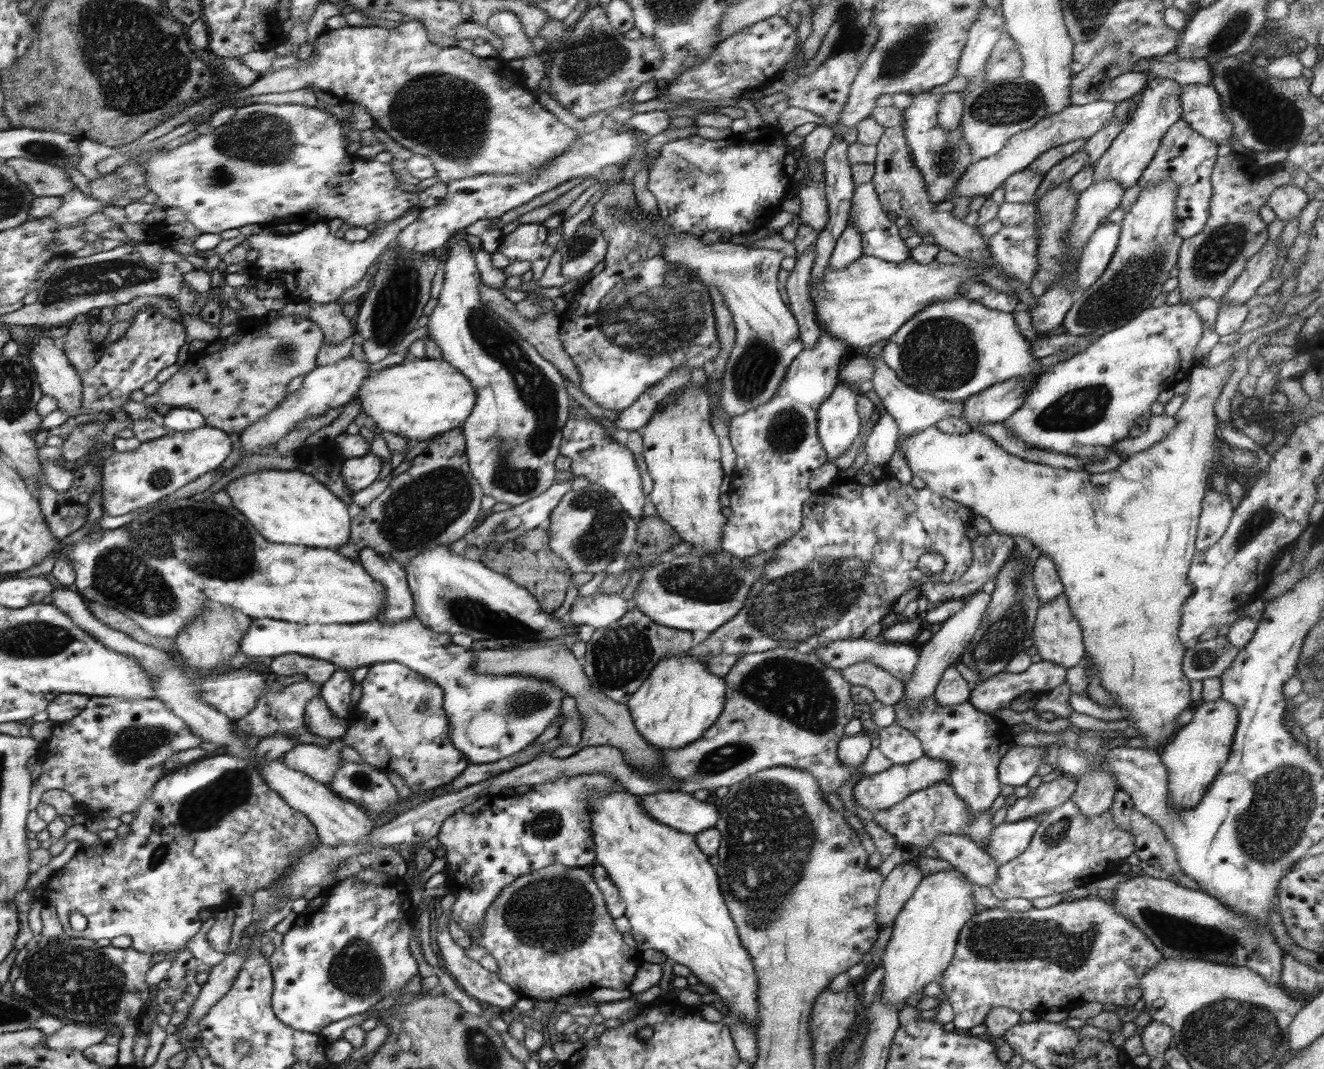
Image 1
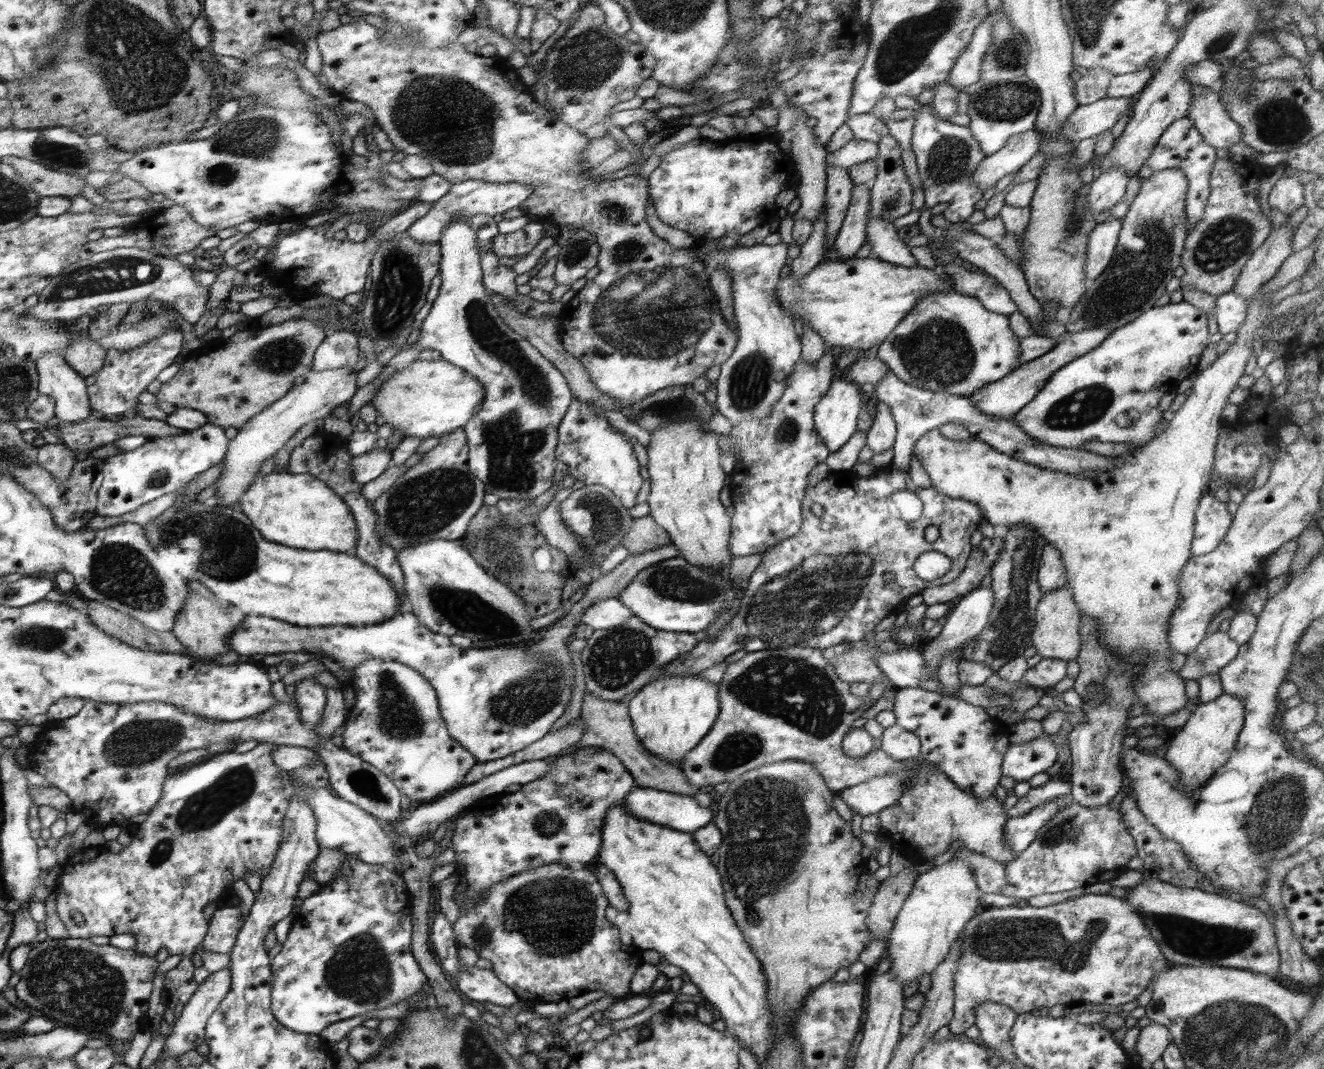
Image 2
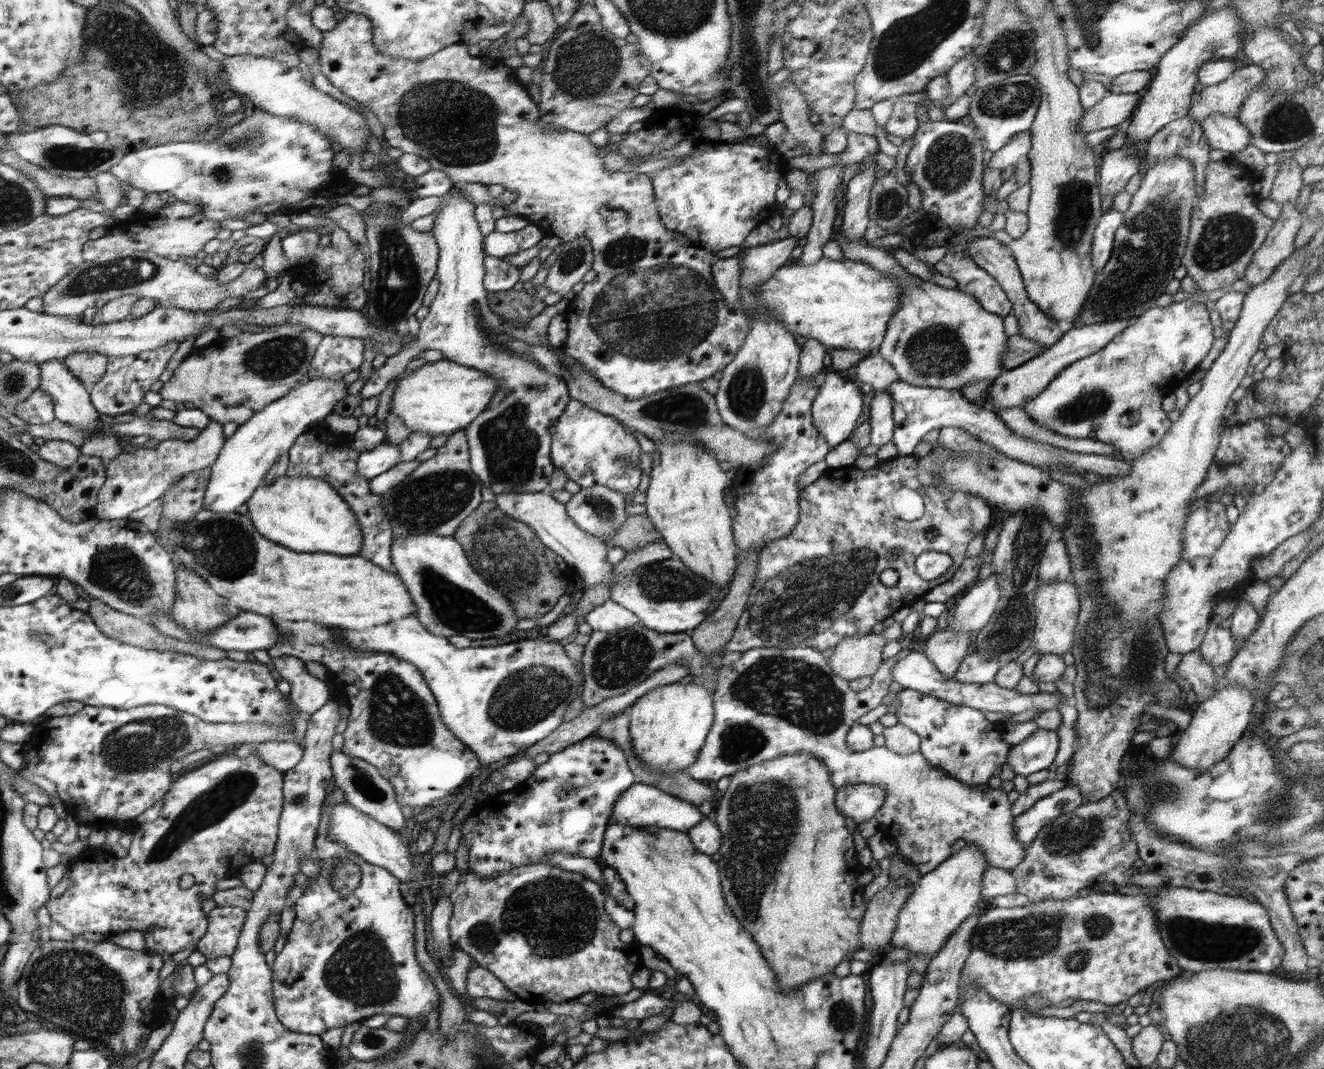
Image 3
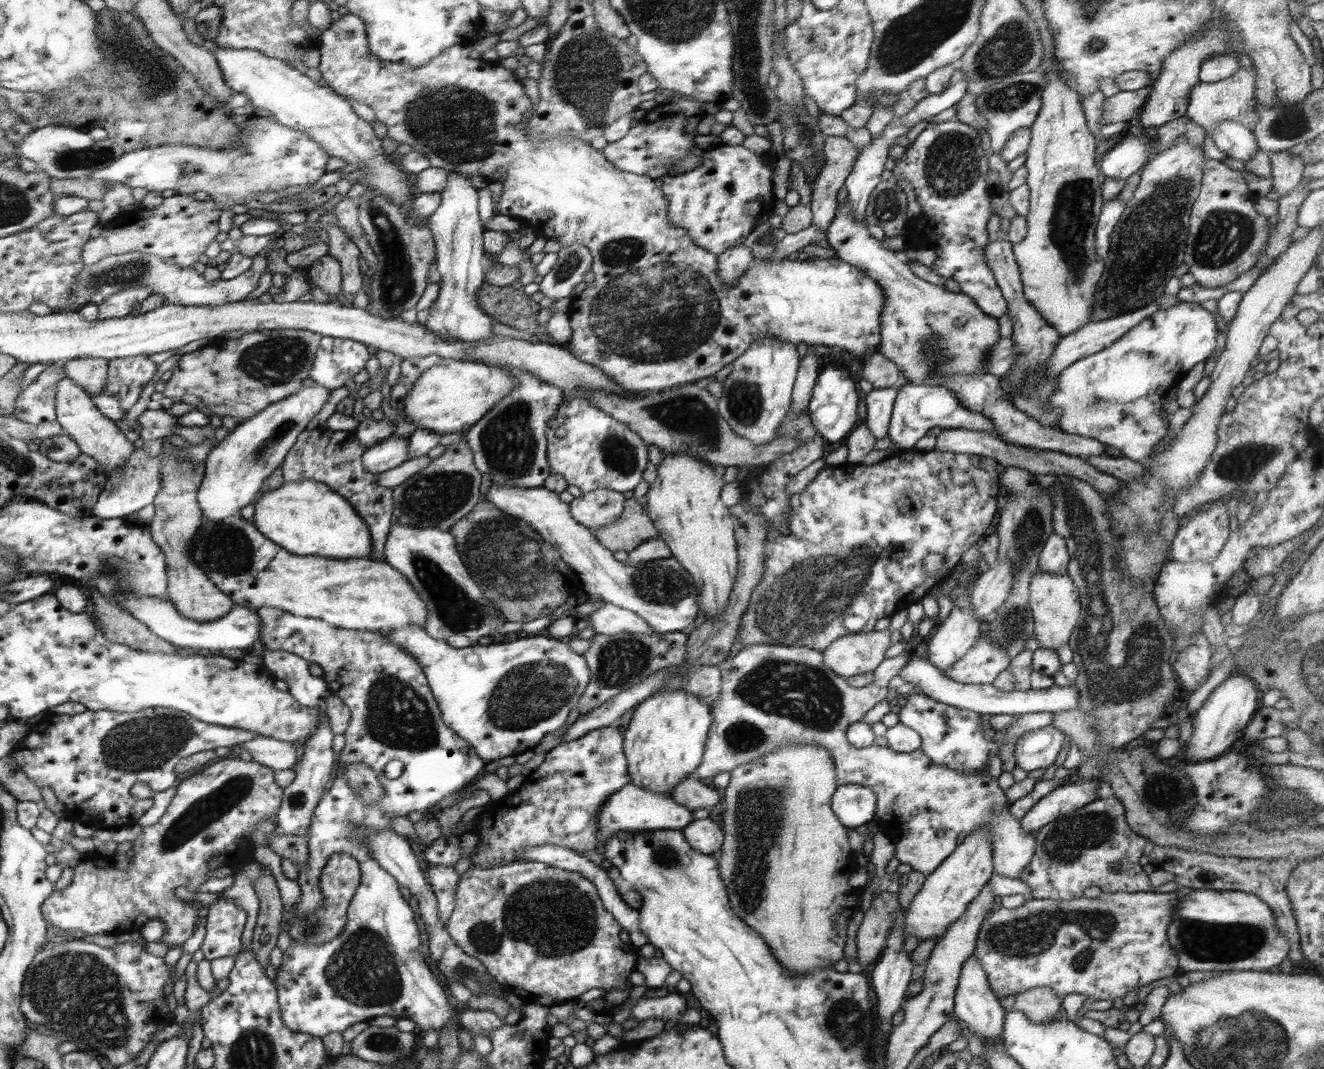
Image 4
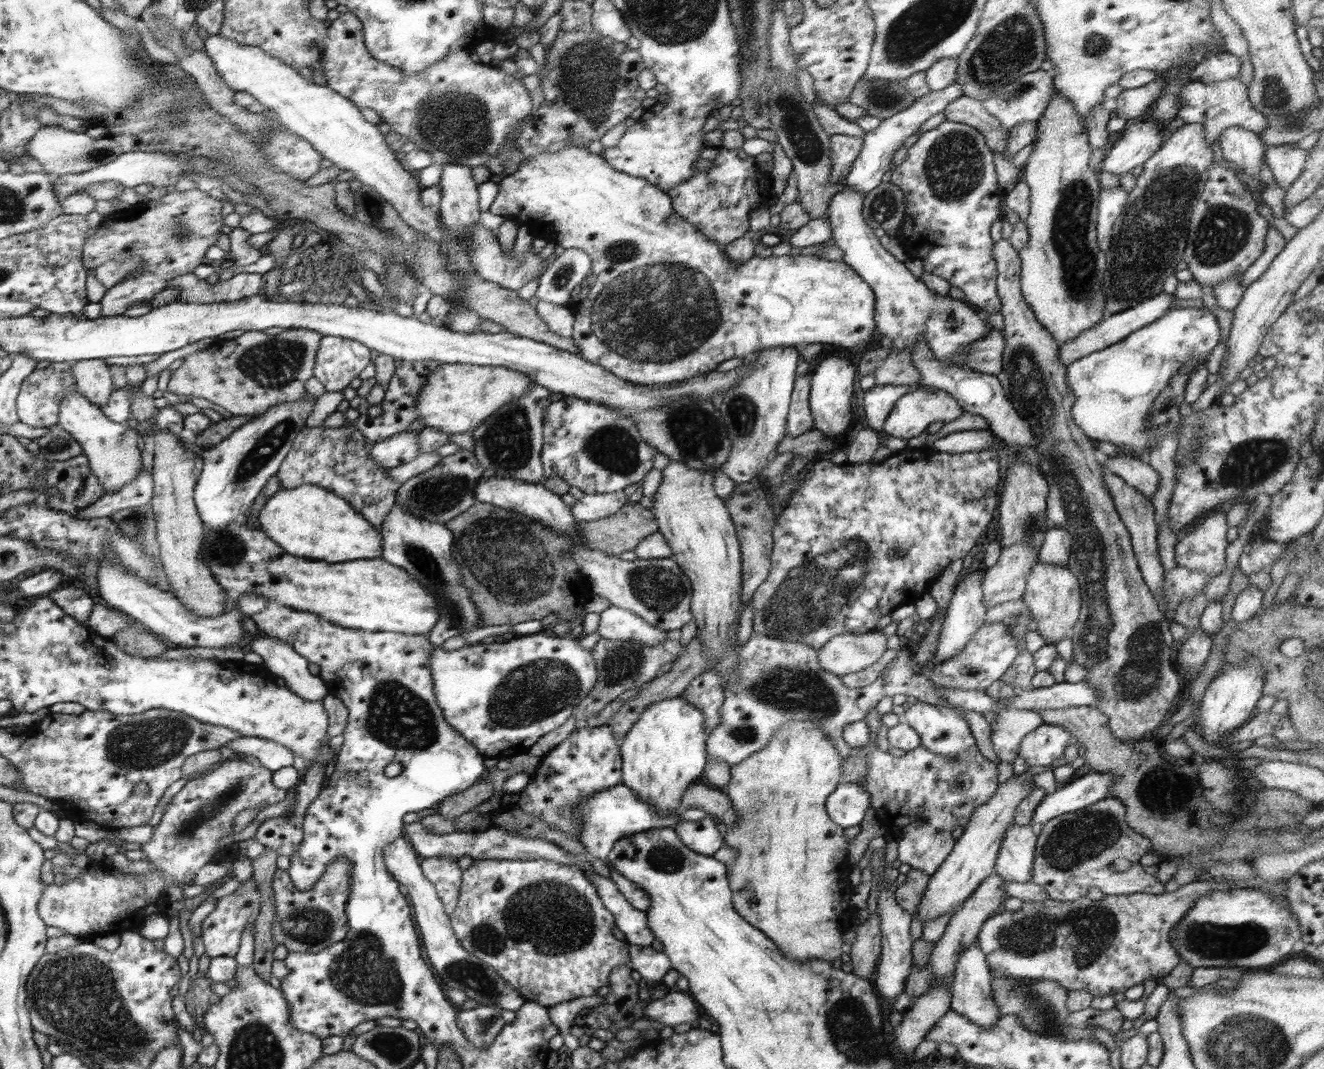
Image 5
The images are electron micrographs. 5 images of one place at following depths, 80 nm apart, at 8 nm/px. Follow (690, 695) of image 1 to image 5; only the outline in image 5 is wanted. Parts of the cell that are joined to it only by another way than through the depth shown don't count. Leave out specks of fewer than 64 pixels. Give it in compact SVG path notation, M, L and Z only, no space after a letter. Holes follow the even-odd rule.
M682 695L649 704L639 714L634 726L623 736L619 744L621 754L622 784L627 786L642 802L649 802L660 814L675 814L682 809L681 800L688 787L703 776L706 766L703 714L698 707L688 704Z

